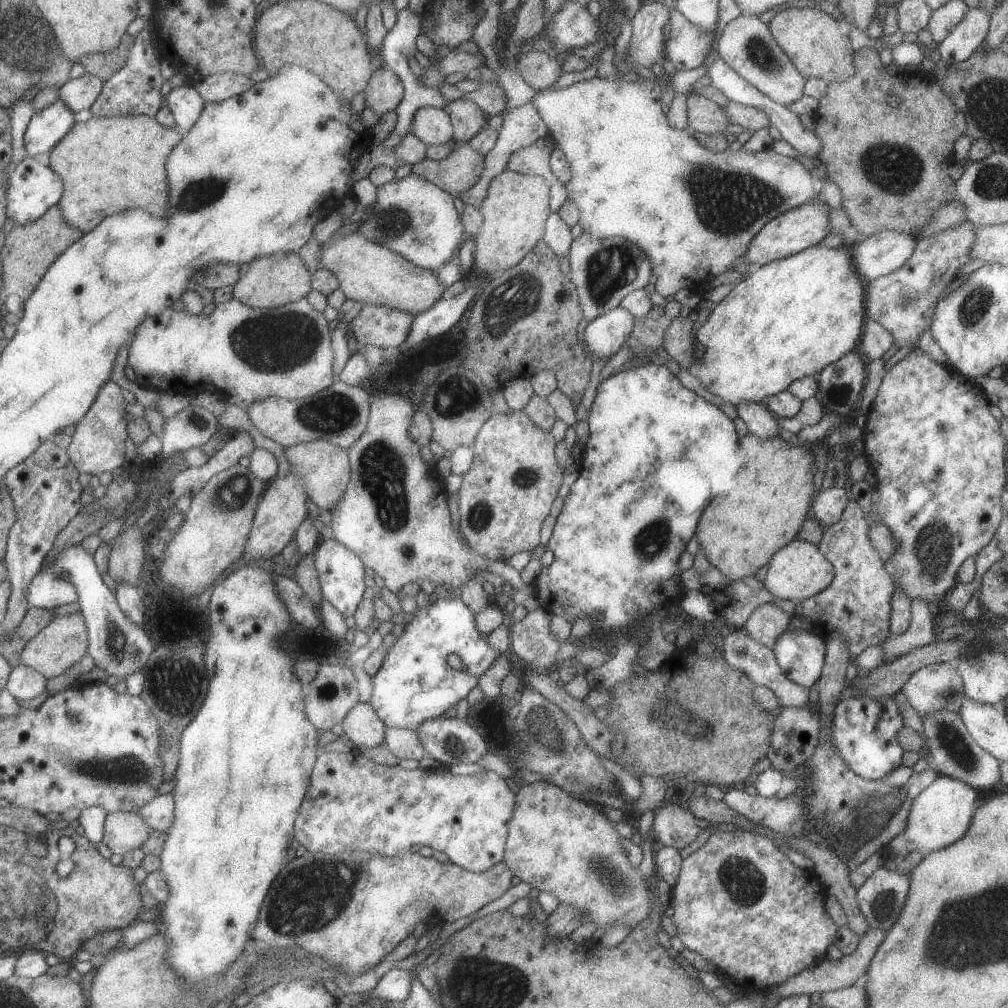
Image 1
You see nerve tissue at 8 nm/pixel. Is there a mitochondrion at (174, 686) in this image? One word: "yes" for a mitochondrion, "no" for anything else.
yes

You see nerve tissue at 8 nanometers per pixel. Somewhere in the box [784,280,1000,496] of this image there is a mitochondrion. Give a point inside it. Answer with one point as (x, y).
(975, 307)

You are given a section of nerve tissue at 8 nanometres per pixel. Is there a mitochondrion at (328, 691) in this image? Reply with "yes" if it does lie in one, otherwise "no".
yes

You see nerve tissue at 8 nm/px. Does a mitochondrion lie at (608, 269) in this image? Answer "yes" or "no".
yes

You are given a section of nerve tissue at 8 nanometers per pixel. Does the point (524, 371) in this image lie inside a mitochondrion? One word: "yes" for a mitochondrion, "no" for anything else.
no

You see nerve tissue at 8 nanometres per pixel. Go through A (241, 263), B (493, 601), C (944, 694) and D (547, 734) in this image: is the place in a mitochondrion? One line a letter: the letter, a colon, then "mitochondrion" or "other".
A: other
B: other
C: mitochondrion
D: mitochondrion

